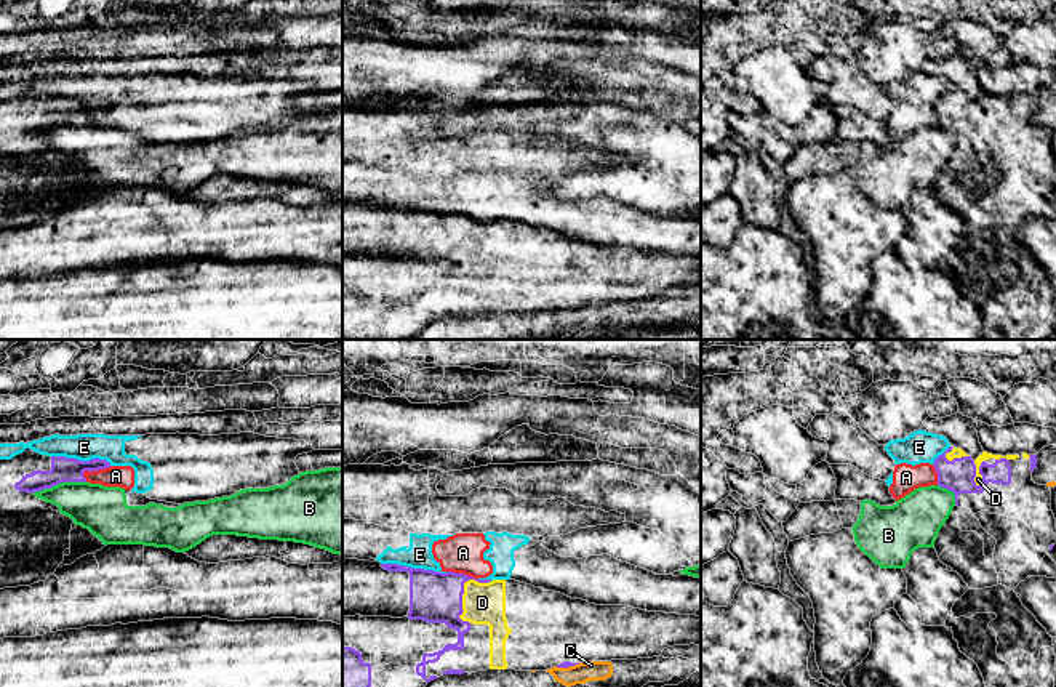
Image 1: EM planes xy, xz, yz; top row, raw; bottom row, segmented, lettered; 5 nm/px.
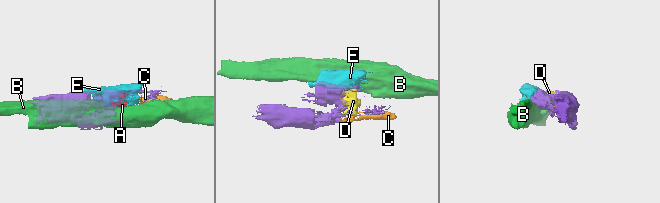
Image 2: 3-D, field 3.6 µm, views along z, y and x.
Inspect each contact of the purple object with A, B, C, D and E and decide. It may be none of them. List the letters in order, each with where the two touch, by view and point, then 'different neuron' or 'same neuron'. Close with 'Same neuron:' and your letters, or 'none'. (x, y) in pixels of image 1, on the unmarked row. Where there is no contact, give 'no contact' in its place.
A: meets purple in xy at (96, 111); different neuron
B: meets purple in xy at (58, 124); different neuron
C: meets purple in xz at (567, 308); different neuron
D: meets purple in xz at (463, 231); same neuron
E: meets purple in xz at (415, 210); different neuron
Same neuron: D

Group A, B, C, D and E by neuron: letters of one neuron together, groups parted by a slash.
A E / B / C / D

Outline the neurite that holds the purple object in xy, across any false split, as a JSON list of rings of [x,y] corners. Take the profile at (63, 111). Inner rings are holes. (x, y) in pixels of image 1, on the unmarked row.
[[[30,90],[0,101],[0,231],[45,223],[58,208],[106,187],[56,146],[34,136],[62,123],[86,123],[85,112],[106,109],[106,101],[46,98]]]

